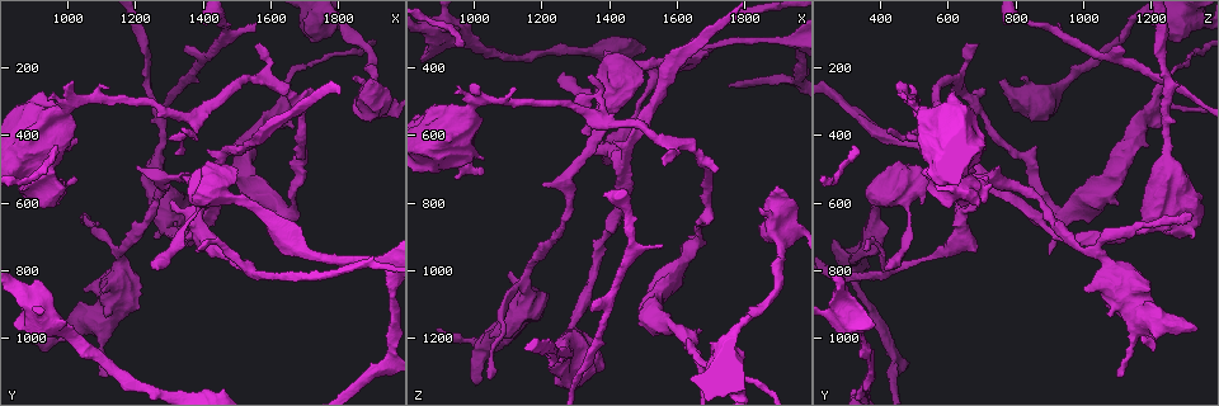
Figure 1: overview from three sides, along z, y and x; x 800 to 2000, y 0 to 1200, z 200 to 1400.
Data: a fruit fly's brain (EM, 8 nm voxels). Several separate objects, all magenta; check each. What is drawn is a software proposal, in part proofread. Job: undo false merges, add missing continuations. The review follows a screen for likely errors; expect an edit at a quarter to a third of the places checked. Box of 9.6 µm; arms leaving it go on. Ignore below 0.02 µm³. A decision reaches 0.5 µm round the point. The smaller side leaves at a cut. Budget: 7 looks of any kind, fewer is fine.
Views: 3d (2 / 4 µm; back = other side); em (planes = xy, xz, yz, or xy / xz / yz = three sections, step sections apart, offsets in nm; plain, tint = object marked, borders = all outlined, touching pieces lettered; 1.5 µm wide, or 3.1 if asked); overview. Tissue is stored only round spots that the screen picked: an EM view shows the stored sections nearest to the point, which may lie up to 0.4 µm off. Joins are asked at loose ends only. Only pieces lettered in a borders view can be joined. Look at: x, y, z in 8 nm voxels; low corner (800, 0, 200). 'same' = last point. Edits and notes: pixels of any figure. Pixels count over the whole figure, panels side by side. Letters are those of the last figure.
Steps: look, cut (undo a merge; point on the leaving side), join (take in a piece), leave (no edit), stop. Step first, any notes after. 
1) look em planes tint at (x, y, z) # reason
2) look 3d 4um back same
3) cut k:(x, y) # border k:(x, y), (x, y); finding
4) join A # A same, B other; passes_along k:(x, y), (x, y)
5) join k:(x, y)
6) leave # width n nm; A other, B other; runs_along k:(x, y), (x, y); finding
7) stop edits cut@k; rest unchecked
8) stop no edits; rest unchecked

look em xy step 4 borders at (1030, 1000, 350) # calibre changes

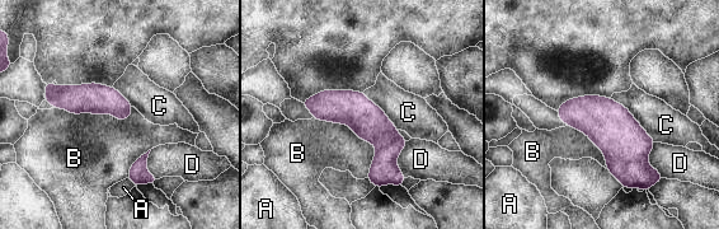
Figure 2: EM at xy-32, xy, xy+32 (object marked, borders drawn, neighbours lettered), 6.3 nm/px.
leave # A other, B other, C other, D other; runs_along 2:(308, 102), (348, 107), (396, 181); all the same neuron

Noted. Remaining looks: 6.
look 3d 4um back at (1380, 640, 490) # narrows sharply

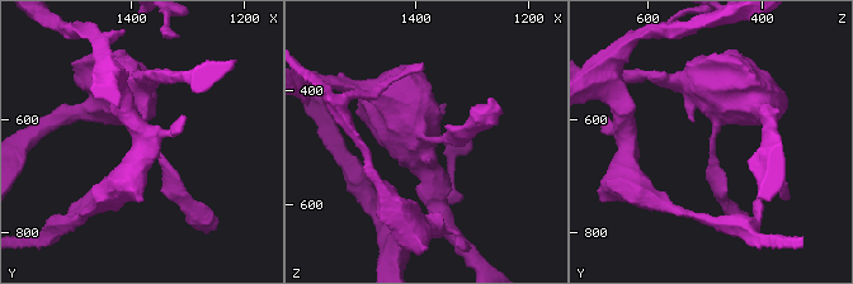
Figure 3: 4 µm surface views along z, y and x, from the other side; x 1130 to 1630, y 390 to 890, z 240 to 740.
look em xy step 4 tint at (1375, 640, 490) # arm_widths 200, 440 nm

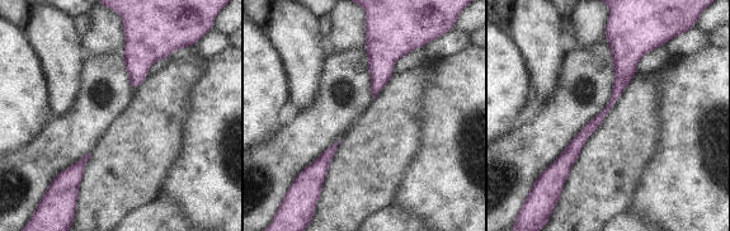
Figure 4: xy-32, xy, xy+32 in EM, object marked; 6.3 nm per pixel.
look em yz step 8 borders same # cut it another way

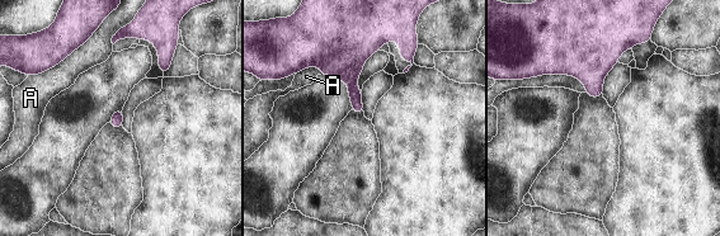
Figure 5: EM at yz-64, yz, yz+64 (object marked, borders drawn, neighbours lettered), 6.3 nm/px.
leave # A other; border 5:(88, 39), (50, 70); all the same neuron

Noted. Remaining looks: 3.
look 3d 2um at (1340, 150, 1110) # free end

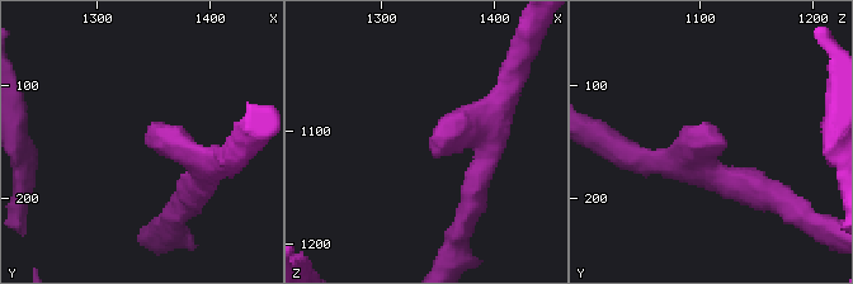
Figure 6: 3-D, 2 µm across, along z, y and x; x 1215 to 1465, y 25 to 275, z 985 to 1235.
look em yz step 4 tint at (1342, 156, 1118) # arm_widths 200, 200 nm

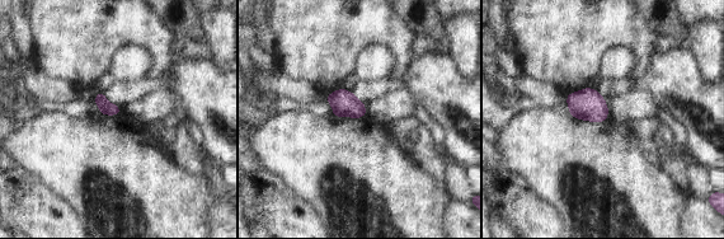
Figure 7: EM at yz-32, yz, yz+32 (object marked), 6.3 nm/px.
look em planes borders same

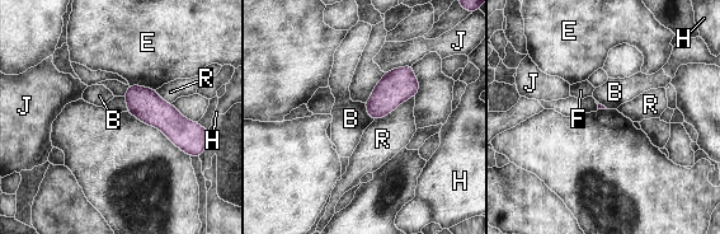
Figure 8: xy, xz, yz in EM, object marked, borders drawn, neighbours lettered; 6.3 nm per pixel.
leave # B other, E other, F other, H other, J other, R other; border 8:(363, 103), (367, 113), (373, 120); none of them fits

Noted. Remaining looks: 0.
stop no edits; rest unchecked

